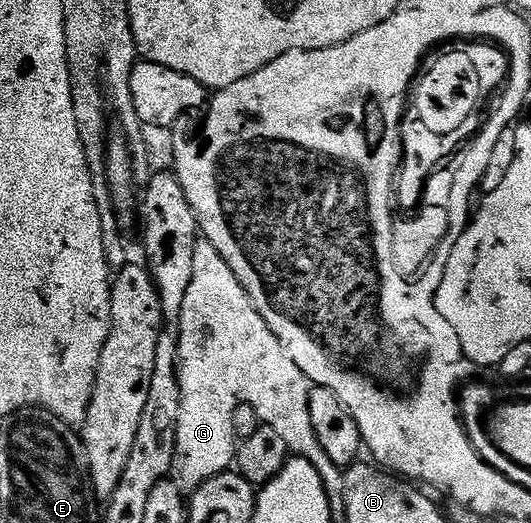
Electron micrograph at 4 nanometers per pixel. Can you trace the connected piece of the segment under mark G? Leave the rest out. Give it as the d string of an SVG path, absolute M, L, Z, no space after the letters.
M204 241L198 242L195 249L195 273L191 273L191 285L187 285L187 297L183 297L177 358L181 380L181 408L175 475L182 488L201 487L211 477L221 475L234 466L238 444L233 433L233 414L240 403L249 403L257 410L262 424L275 429L275 433L279 433L279 437L287 441L294 456L311 461L311 465L315 465L330 496L337 497L340 491L342 494L346 490L342 468L331 461L311 425L309 378L297 368L295 361L291 361L287 349L278 341L275 333L271 333L267 321L263 321L263 317L249 300L249 294L245 292L235 273L231 273L227 261L223 261L215 245Z

